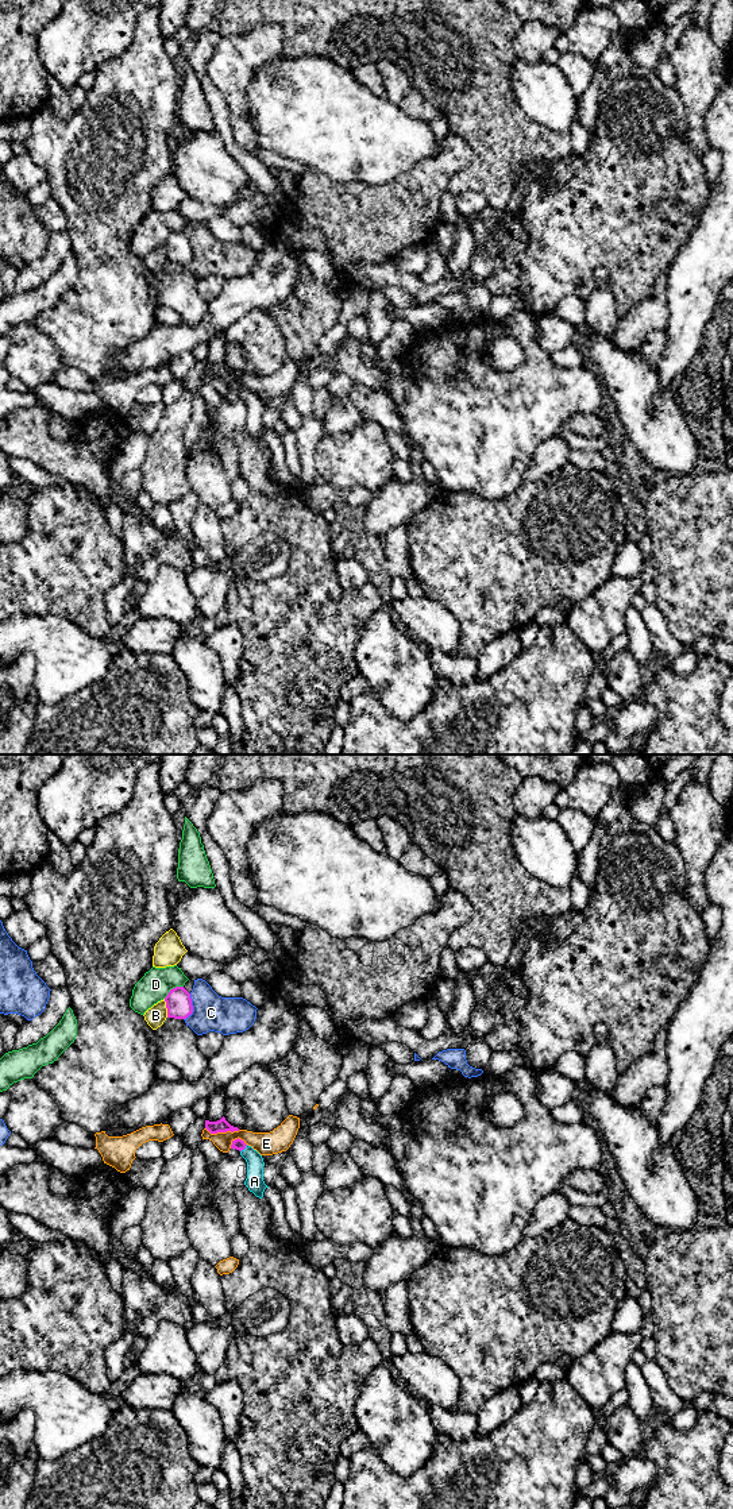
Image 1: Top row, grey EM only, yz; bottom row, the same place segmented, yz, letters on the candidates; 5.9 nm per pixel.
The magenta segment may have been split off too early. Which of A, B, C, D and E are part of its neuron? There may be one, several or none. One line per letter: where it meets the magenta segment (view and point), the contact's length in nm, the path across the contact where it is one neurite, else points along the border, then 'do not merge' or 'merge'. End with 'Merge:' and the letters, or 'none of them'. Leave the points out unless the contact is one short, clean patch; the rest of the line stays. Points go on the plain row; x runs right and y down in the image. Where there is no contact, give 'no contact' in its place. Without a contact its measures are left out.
A: contact yz (243, 393); length 60 nm; way yz (238, 388), (243, 393), (254, 404), (254, 425); merge
B: contact yz (166, 251); length 110 nm; do not merge
C: contact yz (192, 251); length 170 nm; do not merge
D: contact yz (173, 232); length 140 nm; do not merge
E: contact yz (223, 375); length 200 nm; do not merge
Merge: A

